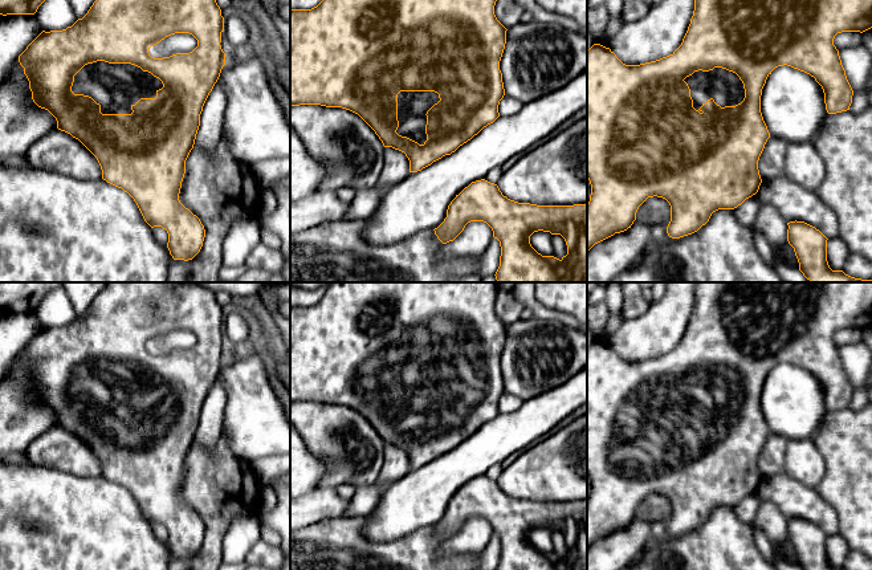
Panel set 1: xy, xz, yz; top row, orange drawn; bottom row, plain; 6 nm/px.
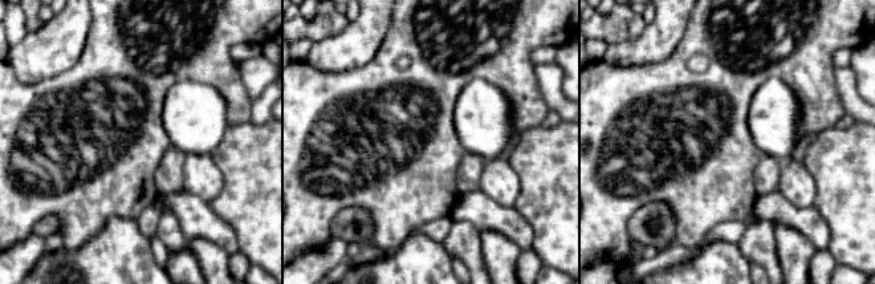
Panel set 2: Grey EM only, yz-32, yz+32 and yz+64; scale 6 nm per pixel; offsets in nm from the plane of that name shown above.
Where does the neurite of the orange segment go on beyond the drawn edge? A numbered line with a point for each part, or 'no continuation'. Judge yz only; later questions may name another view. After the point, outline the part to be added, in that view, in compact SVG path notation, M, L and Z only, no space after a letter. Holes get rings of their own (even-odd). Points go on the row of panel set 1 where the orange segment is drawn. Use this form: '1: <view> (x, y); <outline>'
1: yz (726, 89); M714 68L709 72L694 72L684 81L690 89L690 97L696 110L710 98L721 107L736 106L745 98L745 89L739 77L722 68Z

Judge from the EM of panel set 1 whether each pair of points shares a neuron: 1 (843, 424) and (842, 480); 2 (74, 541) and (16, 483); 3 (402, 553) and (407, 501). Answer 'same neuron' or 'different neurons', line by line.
1: same neuron
2: same neuron
3: different neurons

